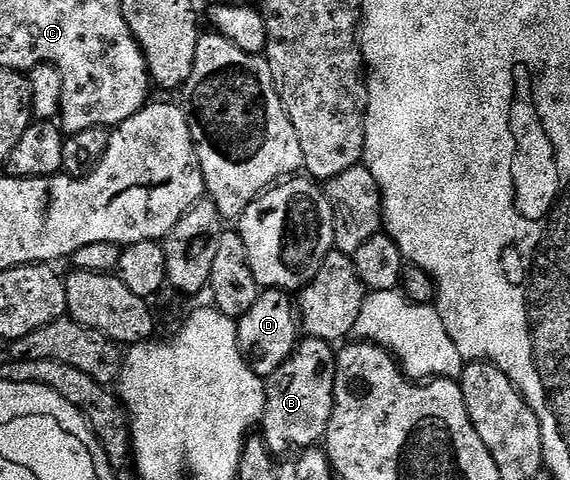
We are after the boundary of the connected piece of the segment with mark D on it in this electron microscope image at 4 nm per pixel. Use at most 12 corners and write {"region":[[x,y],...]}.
{"region":[[262,290],[236,324],[262,377],[291,357],[299,315],[288,291]]}

